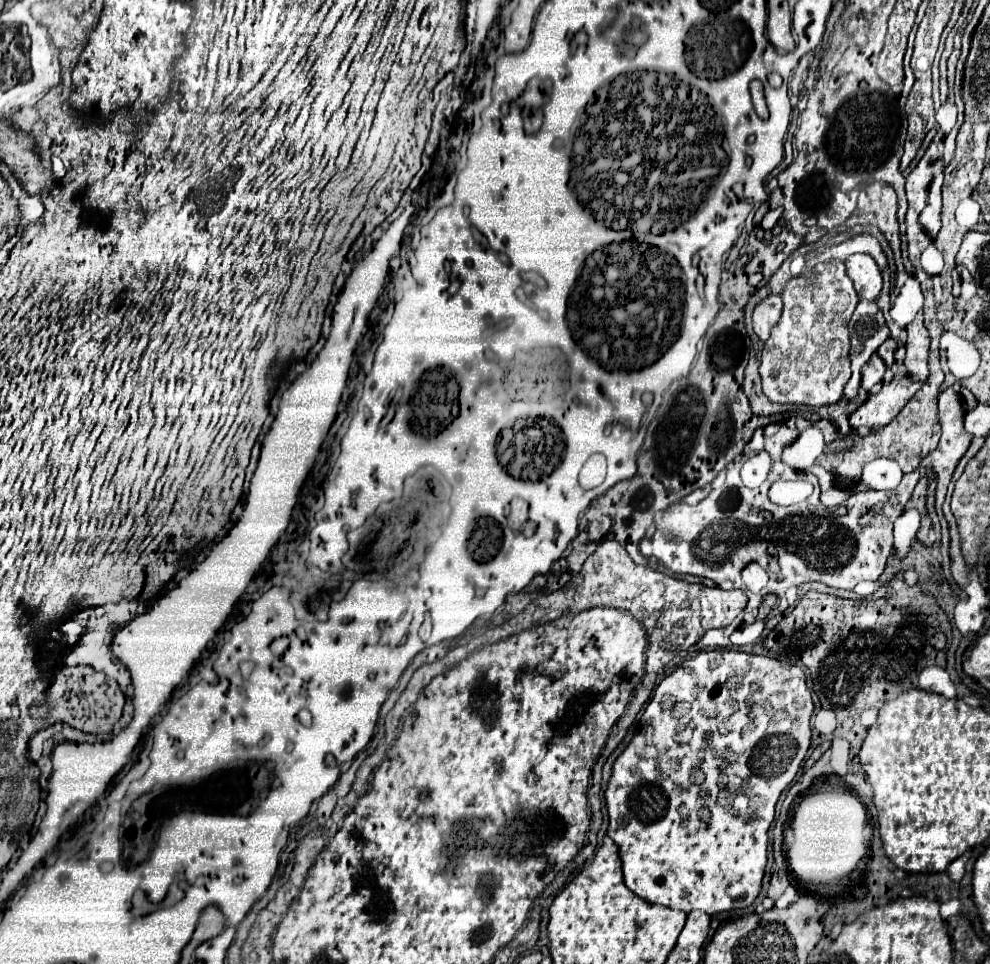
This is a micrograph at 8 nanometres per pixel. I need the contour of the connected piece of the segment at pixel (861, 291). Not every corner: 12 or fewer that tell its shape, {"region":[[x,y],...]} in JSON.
{"region":[[857,253],[845,261],[859,299],[875,301],[883,285],[877,263]]}

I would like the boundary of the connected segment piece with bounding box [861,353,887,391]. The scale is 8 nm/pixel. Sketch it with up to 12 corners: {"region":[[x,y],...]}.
{"region":[[877,353],[865,365],[861,387],[871,391],[883,381],[885,367]]}

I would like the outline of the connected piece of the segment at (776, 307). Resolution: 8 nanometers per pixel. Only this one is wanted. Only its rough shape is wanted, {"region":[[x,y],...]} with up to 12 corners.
{"region":[[769,295],[753,311],[753,331],[761,341],[781,319],[781,295]]}

